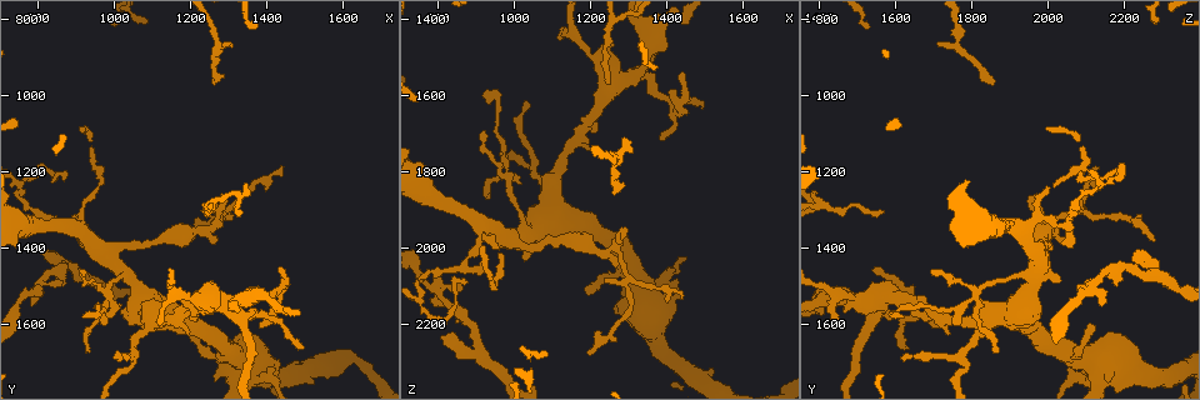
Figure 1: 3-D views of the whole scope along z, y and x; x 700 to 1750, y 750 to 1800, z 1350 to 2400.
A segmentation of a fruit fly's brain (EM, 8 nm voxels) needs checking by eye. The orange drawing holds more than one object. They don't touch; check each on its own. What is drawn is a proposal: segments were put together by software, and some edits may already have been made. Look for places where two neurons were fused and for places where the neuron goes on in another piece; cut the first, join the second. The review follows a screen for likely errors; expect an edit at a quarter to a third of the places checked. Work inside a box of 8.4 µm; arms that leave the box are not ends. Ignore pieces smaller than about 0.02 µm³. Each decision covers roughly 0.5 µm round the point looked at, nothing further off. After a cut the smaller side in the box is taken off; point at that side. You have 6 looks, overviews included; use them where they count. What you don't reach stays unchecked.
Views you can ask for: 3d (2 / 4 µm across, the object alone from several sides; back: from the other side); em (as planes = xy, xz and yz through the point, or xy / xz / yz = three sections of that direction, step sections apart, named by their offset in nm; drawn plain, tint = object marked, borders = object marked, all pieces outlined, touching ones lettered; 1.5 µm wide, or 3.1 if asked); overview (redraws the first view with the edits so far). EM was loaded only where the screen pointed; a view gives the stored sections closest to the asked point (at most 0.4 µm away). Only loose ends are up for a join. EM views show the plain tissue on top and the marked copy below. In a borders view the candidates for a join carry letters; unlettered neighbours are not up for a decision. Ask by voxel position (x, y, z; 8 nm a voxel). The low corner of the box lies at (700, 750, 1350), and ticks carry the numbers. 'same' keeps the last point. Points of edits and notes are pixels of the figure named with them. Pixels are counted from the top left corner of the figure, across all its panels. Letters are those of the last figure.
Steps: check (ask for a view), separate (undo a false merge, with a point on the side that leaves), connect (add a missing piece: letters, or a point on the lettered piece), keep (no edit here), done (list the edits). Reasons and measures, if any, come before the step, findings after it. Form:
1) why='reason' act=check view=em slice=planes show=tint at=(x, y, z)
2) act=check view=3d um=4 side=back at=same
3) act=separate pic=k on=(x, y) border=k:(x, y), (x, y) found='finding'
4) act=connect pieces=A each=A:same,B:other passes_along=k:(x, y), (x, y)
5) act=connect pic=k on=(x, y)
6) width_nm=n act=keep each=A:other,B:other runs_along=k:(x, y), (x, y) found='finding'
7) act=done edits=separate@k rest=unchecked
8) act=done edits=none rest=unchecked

why='tapers out' act=check view=em slice=planes show=borders at=(1195, 1380, 2270)

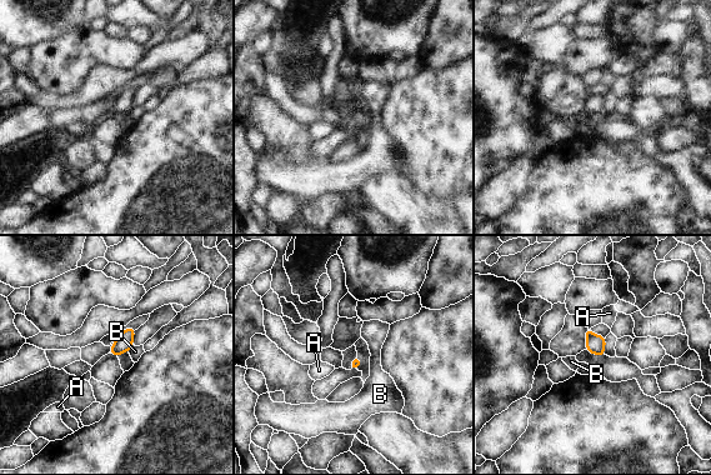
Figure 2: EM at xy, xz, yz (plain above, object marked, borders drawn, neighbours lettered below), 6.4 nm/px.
act=keep each=A:other,B:other border=2:(133, 344), (128, 351) found='no lettered piece goes on from it'

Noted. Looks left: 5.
why='looks like a crossing' act=check view=3d um=4 at=(1075, 1545, 1945)

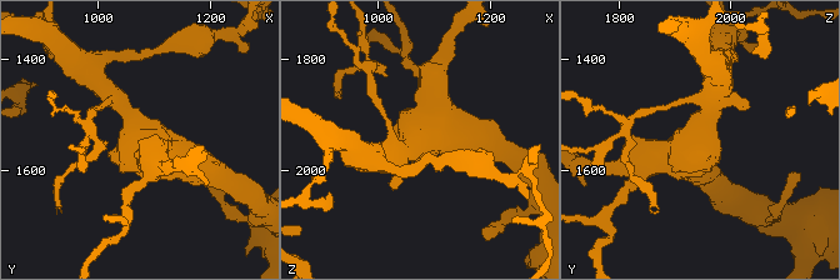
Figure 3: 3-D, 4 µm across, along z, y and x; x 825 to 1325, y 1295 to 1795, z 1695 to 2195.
arms=4 act=check view=em slice=planes show=tint at=(1080, 1540, 1940)

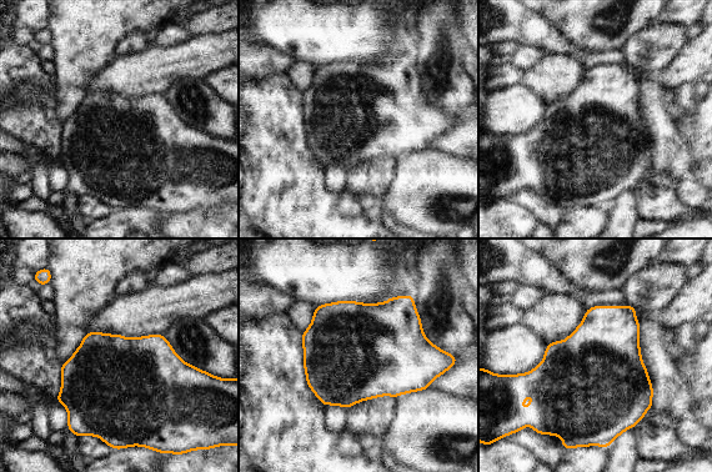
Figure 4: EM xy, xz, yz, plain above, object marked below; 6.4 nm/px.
why='what lies round it' act=check view=em slice=planes show=borders at=same

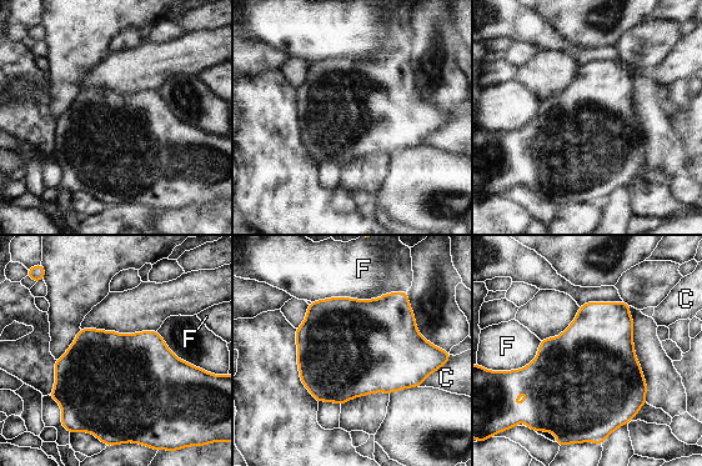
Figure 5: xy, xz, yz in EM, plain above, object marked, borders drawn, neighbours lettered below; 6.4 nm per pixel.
act=keep each=C:other,F:other found='all the same neuron'

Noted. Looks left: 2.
why='tapers out' act=check view=3d um=4 at=(1440, 1190, 2140)

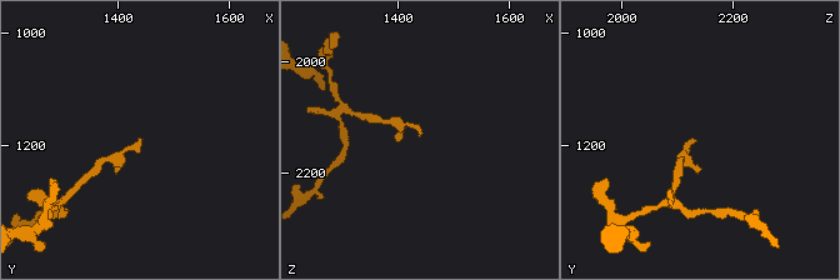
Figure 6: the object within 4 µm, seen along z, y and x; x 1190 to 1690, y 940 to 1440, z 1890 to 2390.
act=check view=em slice=planes show=borders at=(1440, 1190, 2135)

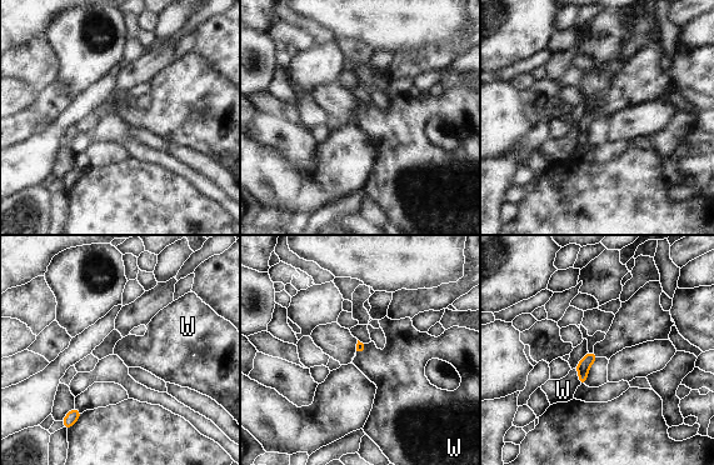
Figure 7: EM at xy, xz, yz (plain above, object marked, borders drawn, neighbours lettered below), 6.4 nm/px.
longest_contact=W:120nm act=keep each=W:other found='none of them fits'

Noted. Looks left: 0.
act=done edits=none rest=unchecked

